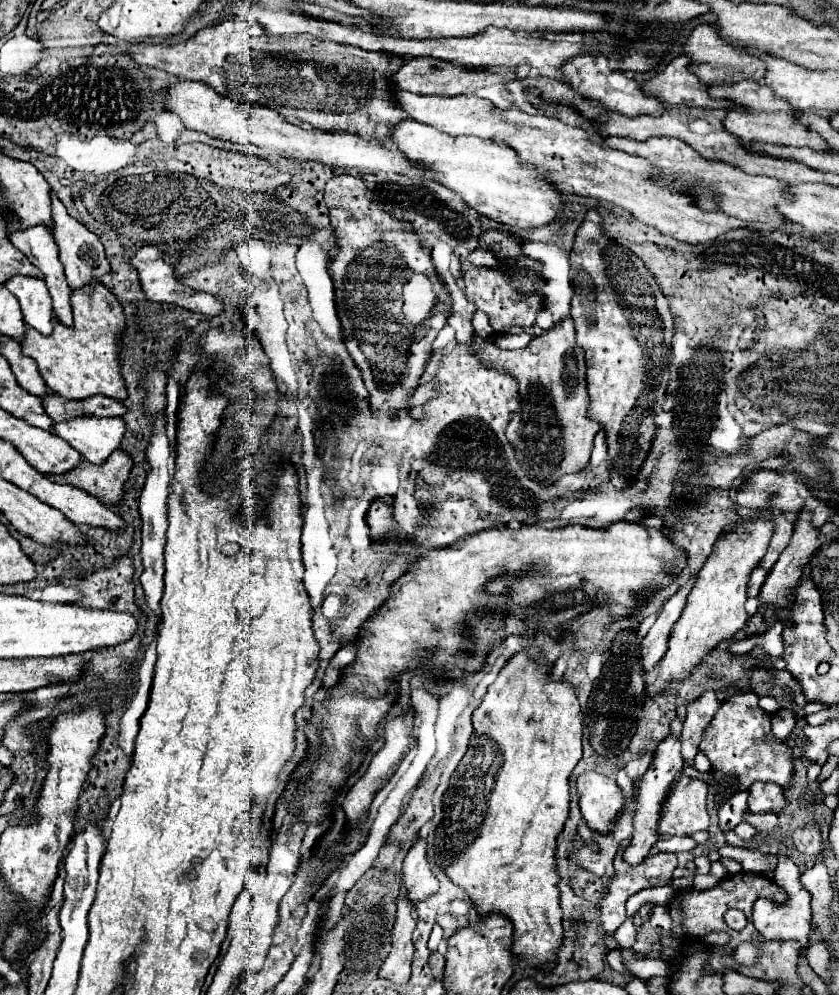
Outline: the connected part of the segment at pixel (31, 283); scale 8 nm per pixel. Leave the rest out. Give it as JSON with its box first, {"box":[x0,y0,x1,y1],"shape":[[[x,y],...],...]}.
{"box":[4,276,54,336],"shape":[[[14,276],[4,286],[18,298],[24,322],[30,328],[36,328],[40,334],[48,336],[48,332],[54,330],[54,312],[46,284],[38,278]]]}

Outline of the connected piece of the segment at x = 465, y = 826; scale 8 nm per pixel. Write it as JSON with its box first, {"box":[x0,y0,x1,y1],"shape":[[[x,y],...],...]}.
{"box":[432,652,582,972],"shape":[[[518,652],[502,666],[496,680],[488,686],[480,706],[472,714],[474,732],[472,732],[472,738],[470,738],[470,746],[468,746],[466,754],[462,756],[458,768],[454,770],[448,790],[444,792],[444,798],[442,798],[444,816],[442,816],[442,822],[436,826],[436,838],[434,838],[434,844],[432,844],[434,862],[438,866],[442,866],[444,874],[468,894],[470,902],[476,908],[476,914],[478,916],[502,914],[502,916],[510,918],[512,926],[514,926],[512,954],[516,958],[522,958],[528,966],[542,968],[544,972],[554,970],[556,960],[558,960],[558,948],[562,944],[562,908],[560,908],[560,890],[558,890],[560,876],[558,876],[558,868],[556,868],[556,860],[554,860],[554,848],[556,848],[558,832],[562,832],[564,822],[568,818],[568,804],[570,804],[568,778],[570,778],[572,770],[576,768],[578,760],[582,758],[582,712],[580,712],[578,698],[576,698],[572,686],[568,686],[564,680],[554,682],[548,672],[550,672],[548,666],[532,662],[526,652]]]}

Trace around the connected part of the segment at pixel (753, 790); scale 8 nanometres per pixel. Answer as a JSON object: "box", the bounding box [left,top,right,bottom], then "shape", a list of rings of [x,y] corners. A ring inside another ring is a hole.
{"box":[748,782,786,812],"shape":[[[754,782],[748,788],[748,810],[750,812],[780,812],[786,806],[784,790],[772,782]]]}

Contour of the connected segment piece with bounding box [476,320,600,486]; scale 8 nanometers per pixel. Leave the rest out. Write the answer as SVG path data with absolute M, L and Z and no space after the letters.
M564 320L556 324L522 350L502 350L480 336L476 336L476 344L484 362L510 370L512 378L518 382L520 408L512 414L506 438L514 452L518 452L518 460L526 464L526 474L540 484L552 486L564 474L584 470L600 424L586 418L590 402L586 392L586 362L584 350L576 344L574 322Z

